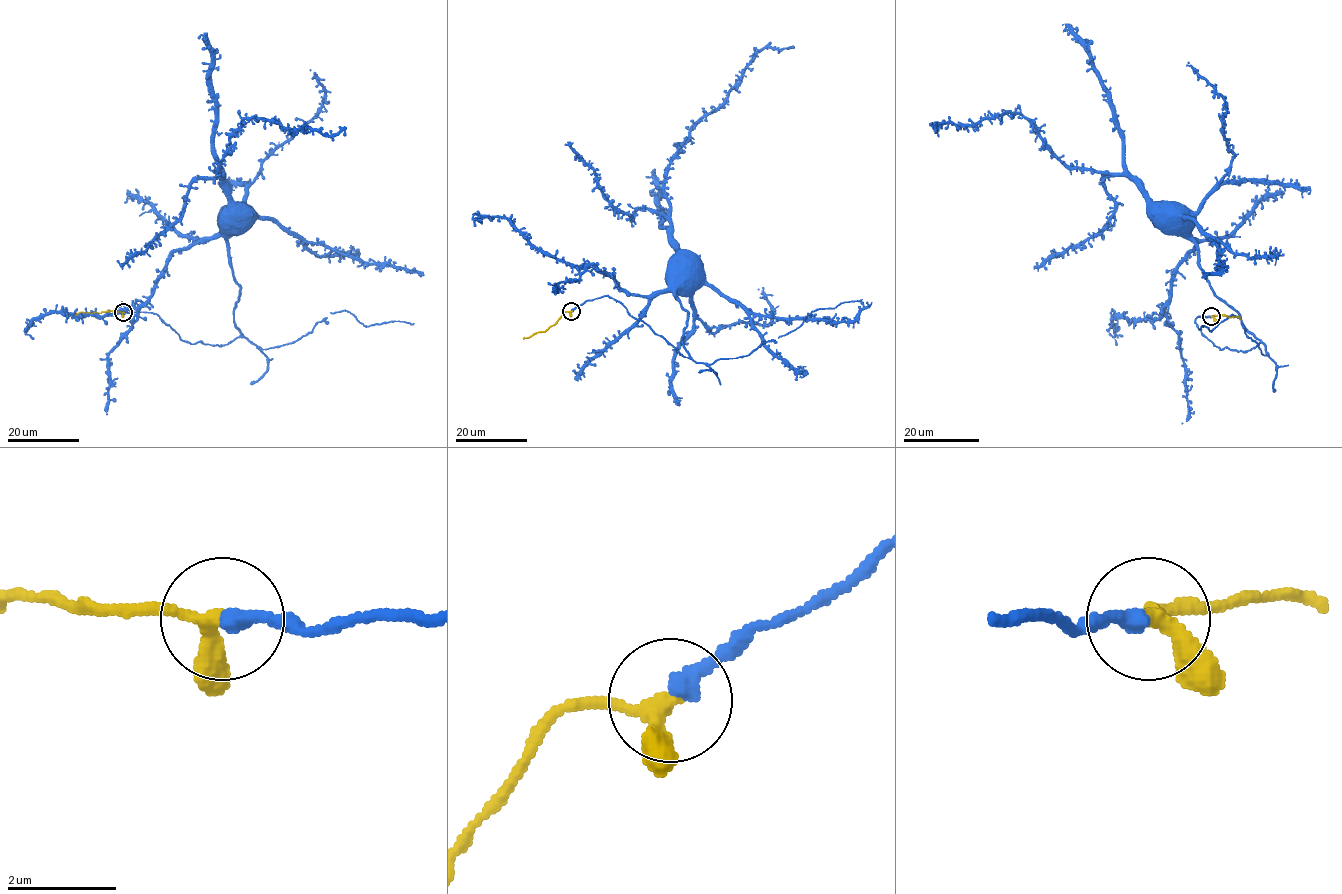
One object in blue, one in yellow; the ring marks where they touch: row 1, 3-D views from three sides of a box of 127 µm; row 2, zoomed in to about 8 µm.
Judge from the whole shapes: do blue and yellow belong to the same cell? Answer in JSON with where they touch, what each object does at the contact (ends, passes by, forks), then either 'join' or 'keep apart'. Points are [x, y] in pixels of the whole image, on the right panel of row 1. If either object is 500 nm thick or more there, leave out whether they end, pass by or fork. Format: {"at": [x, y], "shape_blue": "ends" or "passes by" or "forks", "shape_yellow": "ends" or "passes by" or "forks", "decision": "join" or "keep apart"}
{"at": [1211, 316], "shape_blue": "ends", "shape_yellow": "passes by", "decision": "join"}

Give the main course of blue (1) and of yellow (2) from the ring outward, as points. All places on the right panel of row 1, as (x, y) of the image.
1: (1211, 317), (1198, 317), (1196, 325), (1221, 350), (1247, 351), (1258, 344), (1212, 290), (1191, 222), (1167, 206)
2: (1211, 317), (1224, 315), (1239, 319)

